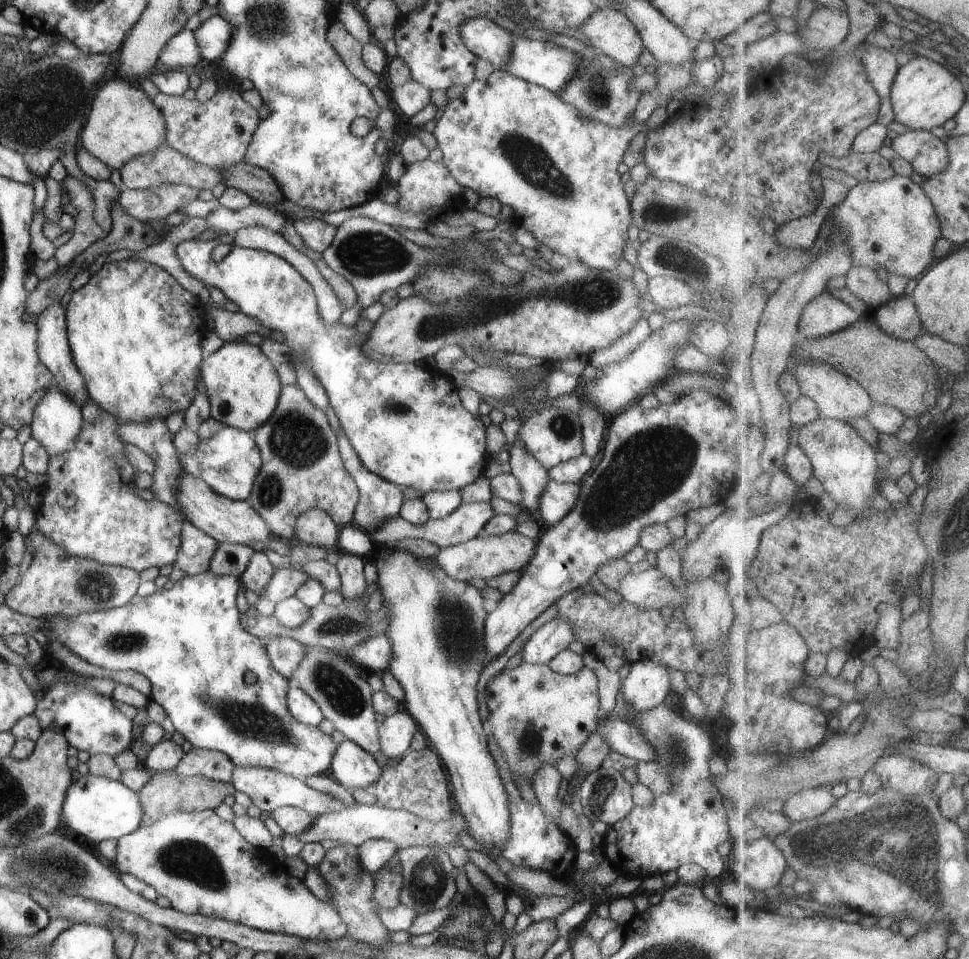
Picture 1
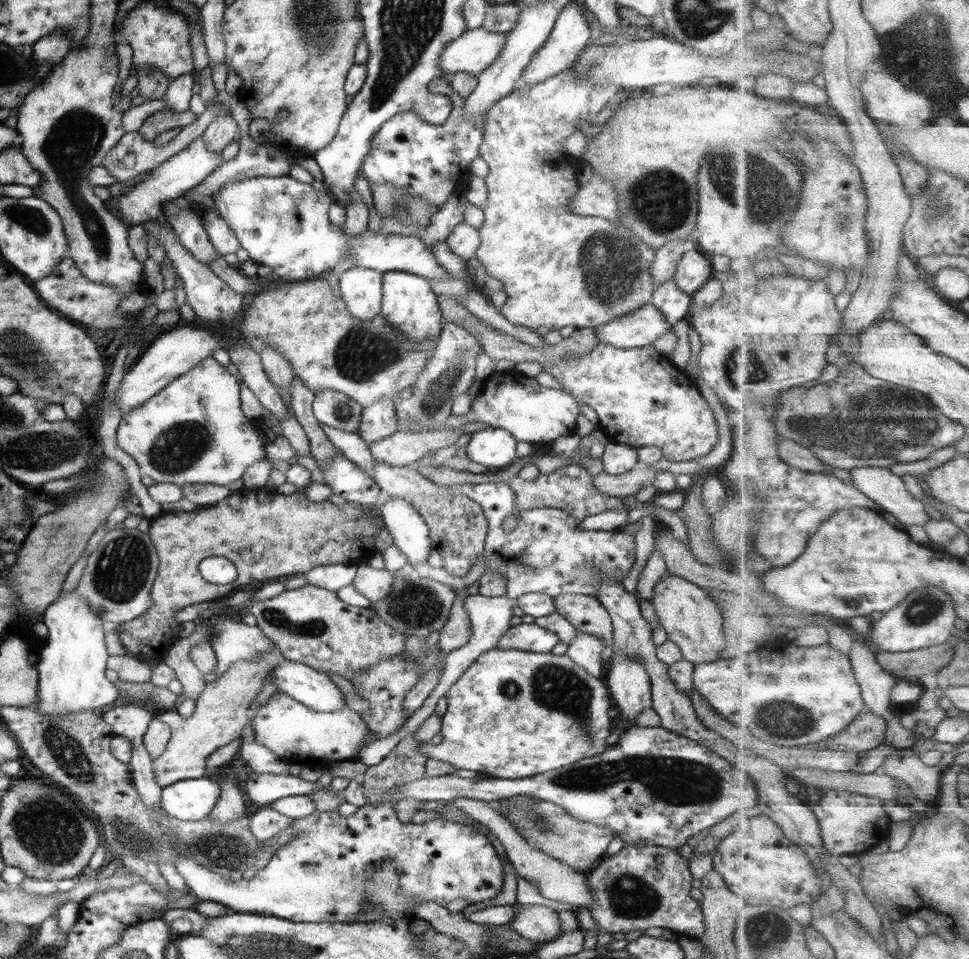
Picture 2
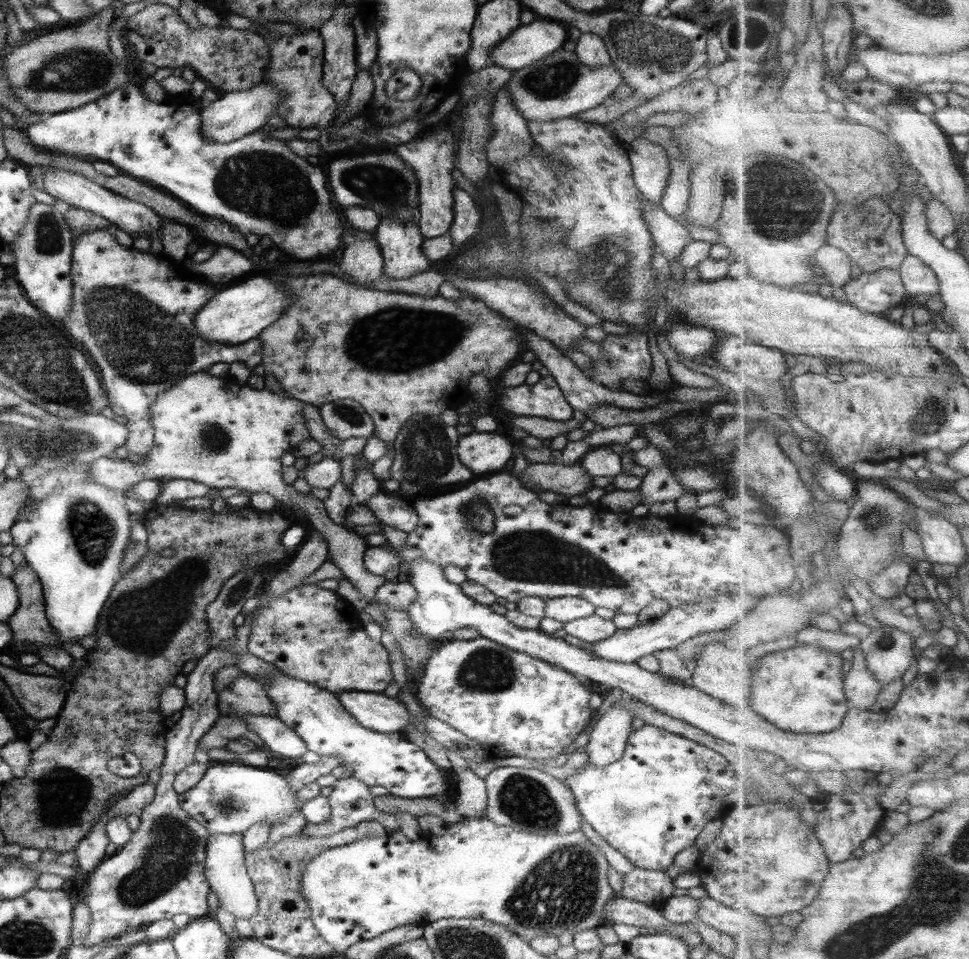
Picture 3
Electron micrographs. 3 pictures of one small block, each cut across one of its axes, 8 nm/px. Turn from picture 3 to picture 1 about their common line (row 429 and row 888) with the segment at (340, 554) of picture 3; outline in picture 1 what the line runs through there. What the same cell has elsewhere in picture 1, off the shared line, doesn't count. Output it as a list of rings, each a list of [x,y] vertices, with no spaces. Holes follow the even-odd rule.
[[[214,810],[176,811],[120,837],[113,867],[119,873],[143,880],[160,897],[167,898],[170,907],[187,915],[224,919],[262,932],[294,934],[302,940],[336,940],[346,934],[346,922],[342,922],[342,916],[334,910],[333,903],[316,898],[302,880],[287,873],[284,863],[276,862],[266,849],[246,842],[233,822],[222,819]]]

